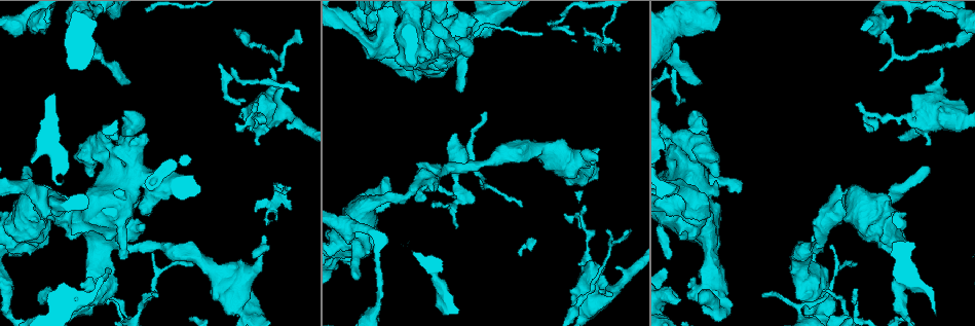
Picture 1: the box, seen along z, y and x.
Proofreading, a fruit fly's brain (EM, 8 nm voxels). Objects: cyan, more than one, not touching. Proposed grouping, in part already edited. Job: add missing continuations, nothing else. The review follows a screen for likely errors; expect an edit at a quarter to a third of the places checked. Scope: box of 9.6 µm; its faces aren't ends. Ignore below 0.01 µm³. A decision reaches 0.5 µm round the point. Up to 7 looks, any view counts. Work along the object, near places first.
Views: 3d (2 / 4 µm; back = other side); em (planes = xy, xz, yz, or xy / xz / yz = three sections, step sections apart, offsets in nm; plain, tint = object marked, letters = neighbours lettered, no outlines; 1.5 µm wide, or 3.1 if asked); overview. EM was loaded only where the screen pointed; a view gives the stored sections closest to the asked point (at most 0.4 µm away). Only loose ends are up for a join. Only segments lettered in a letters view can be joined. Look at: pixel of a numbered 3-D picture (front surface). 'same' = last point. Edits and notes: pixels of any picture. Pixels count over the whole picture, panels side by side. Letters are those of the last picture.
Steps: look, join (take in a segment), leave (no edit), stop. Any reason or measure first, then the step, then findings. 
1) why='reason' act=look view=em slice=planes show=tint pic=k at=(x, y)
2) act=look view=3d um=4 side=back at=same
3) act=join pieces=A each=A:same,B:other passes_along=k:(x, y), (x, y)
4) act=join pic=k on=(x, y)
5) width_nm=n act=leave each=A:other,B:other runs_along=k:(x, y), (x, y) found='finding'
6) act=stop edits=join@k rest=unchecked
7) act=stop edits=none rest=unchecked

why='an open end' act=look view=em slice=planes show=letters pic=1 at=(434, 205)

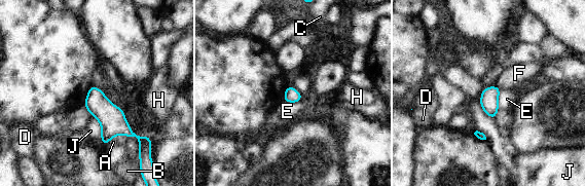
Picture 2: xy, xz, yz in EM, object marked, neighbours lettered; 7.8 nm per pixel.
longest_contact=J:300nm act=leave each=A:other,B:other,C:other,D:other,E:other,F:other,H:other,J:other runs_along=2:(92, 88), (95, 99), (143, 142) found='no lettered segment goes on from it'

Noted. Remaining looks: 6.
why='an open end' act=look view=3d um=4 pic=1 at=(458, 91)

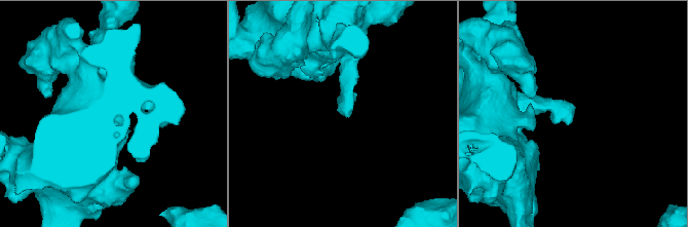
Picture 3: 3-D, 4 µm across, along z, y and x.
why='now the EM' act=look view=em slice=planes show=letters pic=3 at=(344, 111)

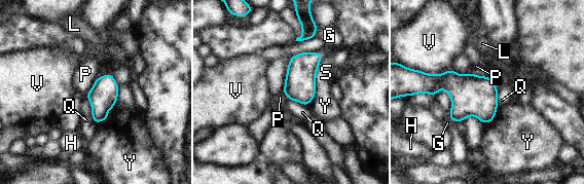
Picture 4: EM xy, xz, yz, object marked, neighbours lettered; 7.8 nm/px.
act=leave each=G:other,H:other,L:other,P:other,Q:other,S:other,V:other,Y:other border=4:(288, 99), (306, 106) found='no lettered segment goes on from it'

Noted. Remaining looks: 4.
act=look view=em slice=xy step=4 show=letters pic=1 at=(256, 102)

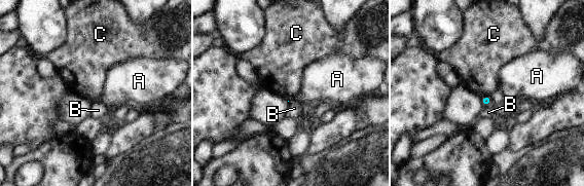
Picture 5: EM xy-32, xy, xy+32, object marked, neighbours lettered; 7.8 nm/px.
why='cut it another way' act=look view=em slice=yz step=8 show=letters at=same

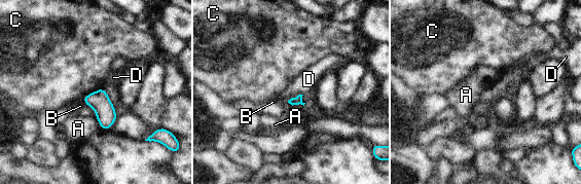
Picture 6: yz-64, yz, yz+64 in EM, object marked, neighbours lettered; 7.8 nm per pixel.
act=leave each=A:other,B:other,C:other,D:other border=6:(302, 94), (292, 97), (287, 101) found='no lettered segment goes on from it'

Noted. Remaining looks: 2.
act=stop edits=none rest=unchecked

